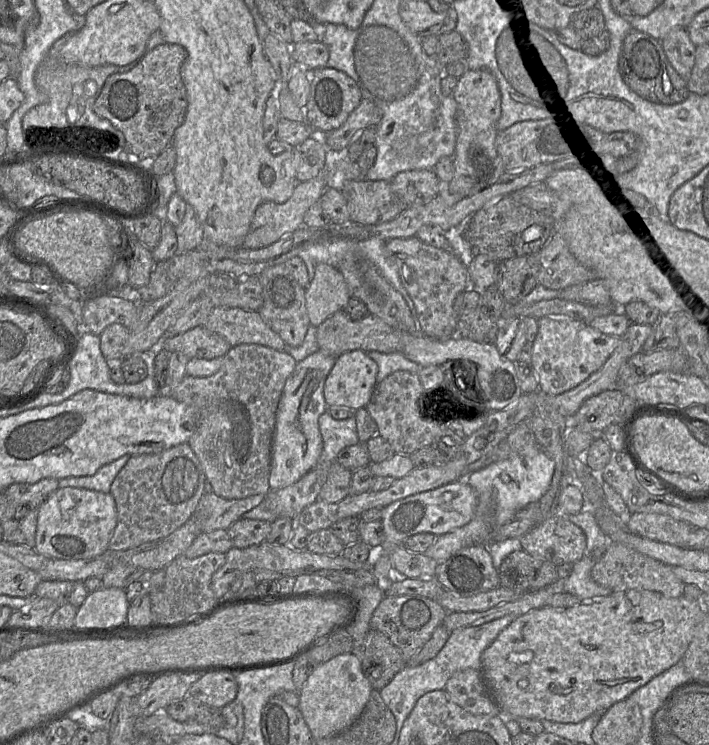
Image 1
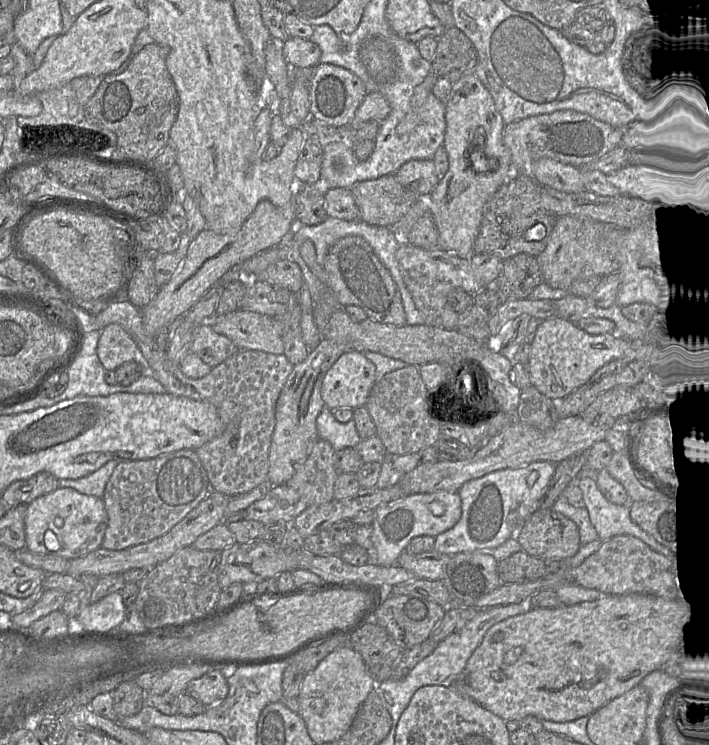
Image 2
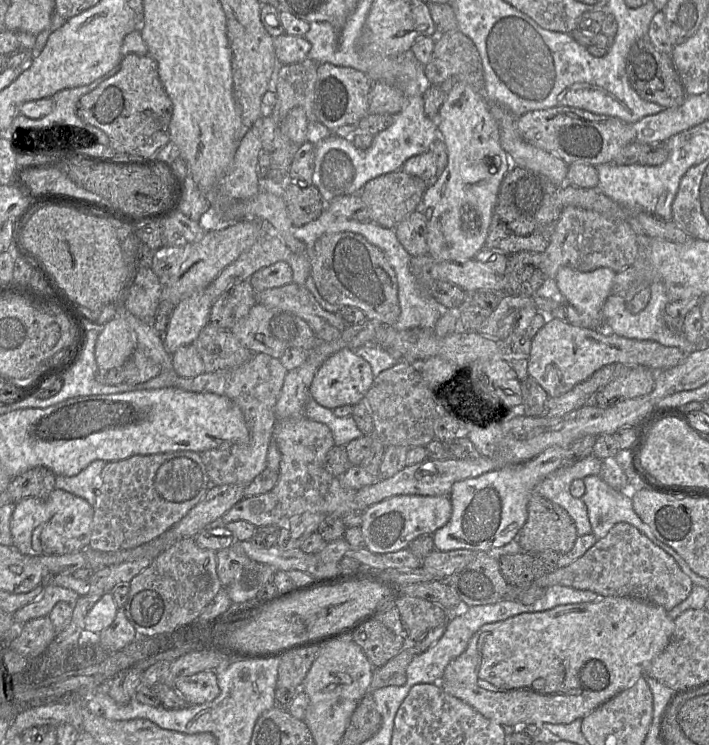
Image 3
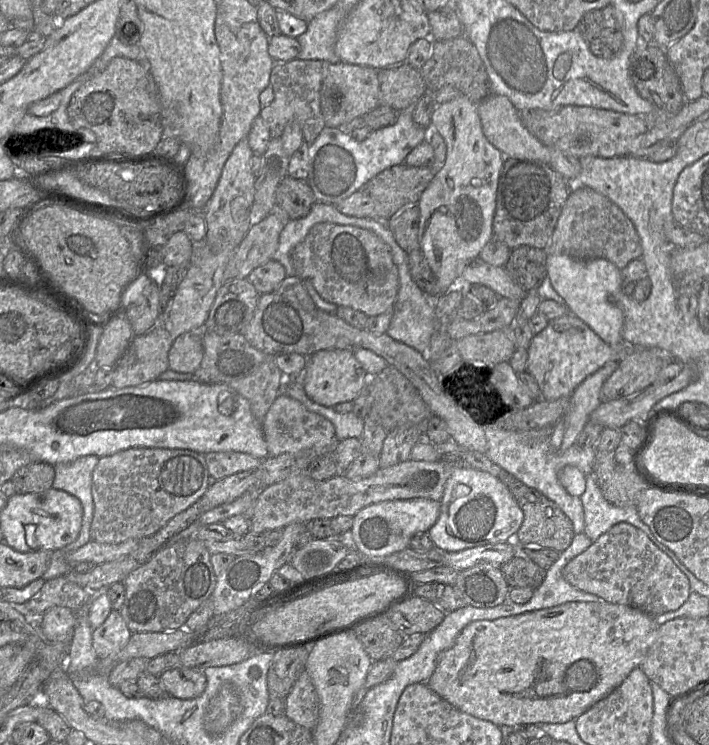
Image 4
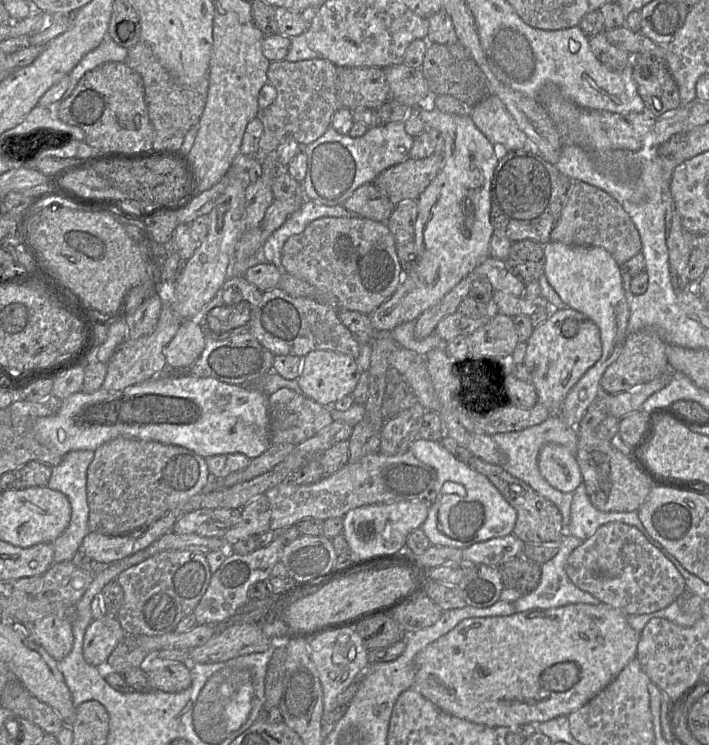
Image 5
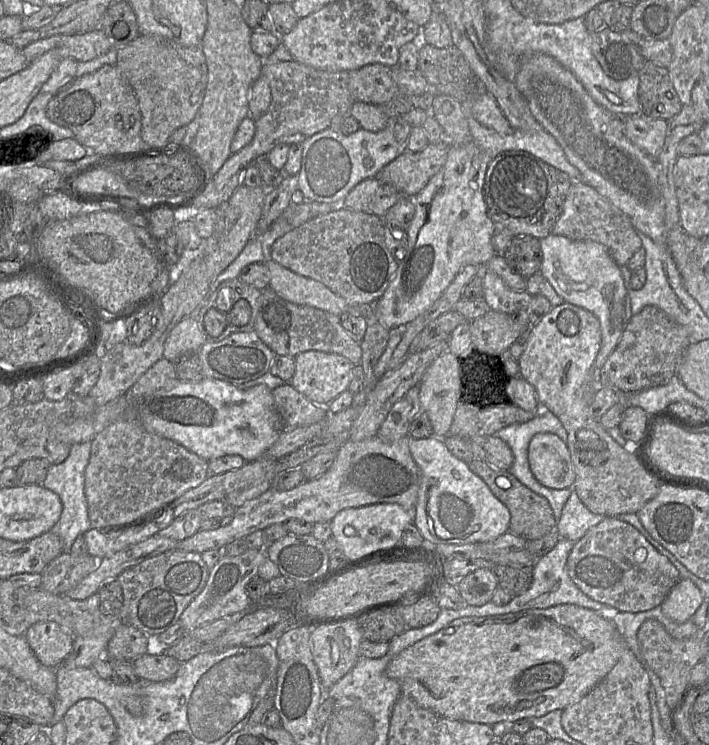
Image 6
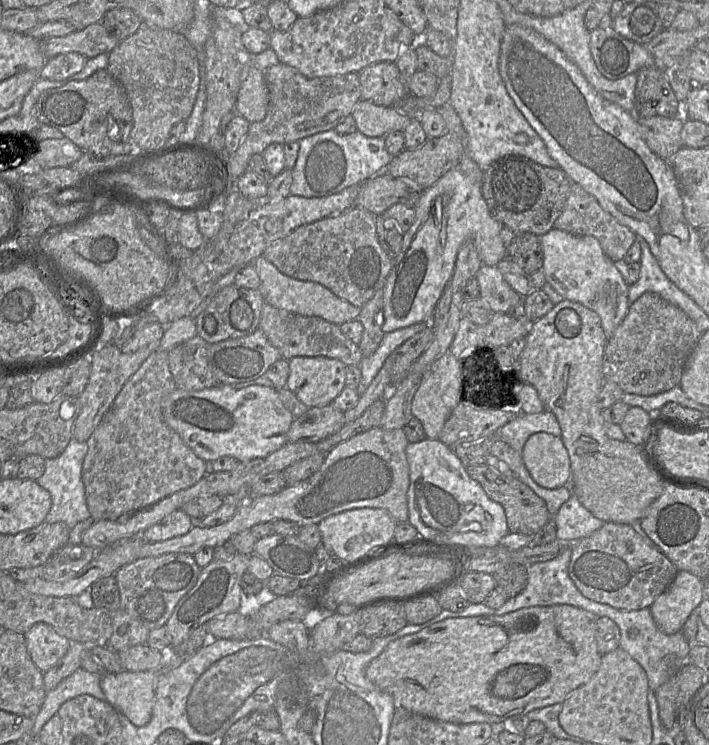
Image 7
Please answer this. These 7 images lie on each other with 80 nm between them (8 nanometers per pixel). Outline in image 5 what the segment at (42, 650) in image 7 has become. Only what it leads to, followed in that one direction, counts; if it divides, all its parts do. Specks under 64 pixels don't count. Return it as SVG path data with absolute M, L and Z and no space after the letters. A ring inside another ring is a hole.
M50 614L33 625L34 640L56 661L66 657L73 647L73 631L69 618Z

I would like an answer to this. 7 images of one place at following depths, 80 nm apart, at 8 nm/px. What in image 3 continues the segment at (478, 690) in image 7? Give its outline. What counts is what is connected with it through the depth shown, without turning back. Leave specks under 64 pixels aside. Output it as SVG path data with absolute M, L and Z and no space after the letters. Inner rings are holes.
M607 596L591 602L523 613L483 625L467 648L445 668L441 687L484 717L517 729L528 723L569 724L582 719L645 676L647 664L667 646L675 628L668 611L633 597Z

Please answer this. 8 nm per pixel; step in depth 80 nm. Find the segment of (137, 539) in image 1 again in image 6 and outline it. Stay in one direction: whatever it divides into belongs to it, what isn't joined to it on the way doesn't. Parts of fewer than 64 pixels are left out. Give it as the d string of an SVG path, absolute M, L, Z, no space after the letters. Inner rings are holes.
M118 420L91 441L91 454L85 469L85 496L90 527L112 529L136 524L200 485L209 475L208 461L177 442L146 431L138 420Z

